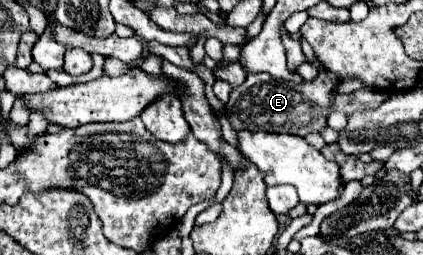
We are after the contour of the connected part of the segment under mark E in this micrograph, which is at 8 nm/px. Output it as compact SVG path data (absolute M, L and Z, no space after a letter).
M322 70L312 82L296 86L290 80L280 80L270 74L246 72L244 84L230 92L230 102L226 104L226 116L234 130L268 130L268 132L288 132L296 136L306 136L318 132L326 126L330 114L330 94L334 82Z

